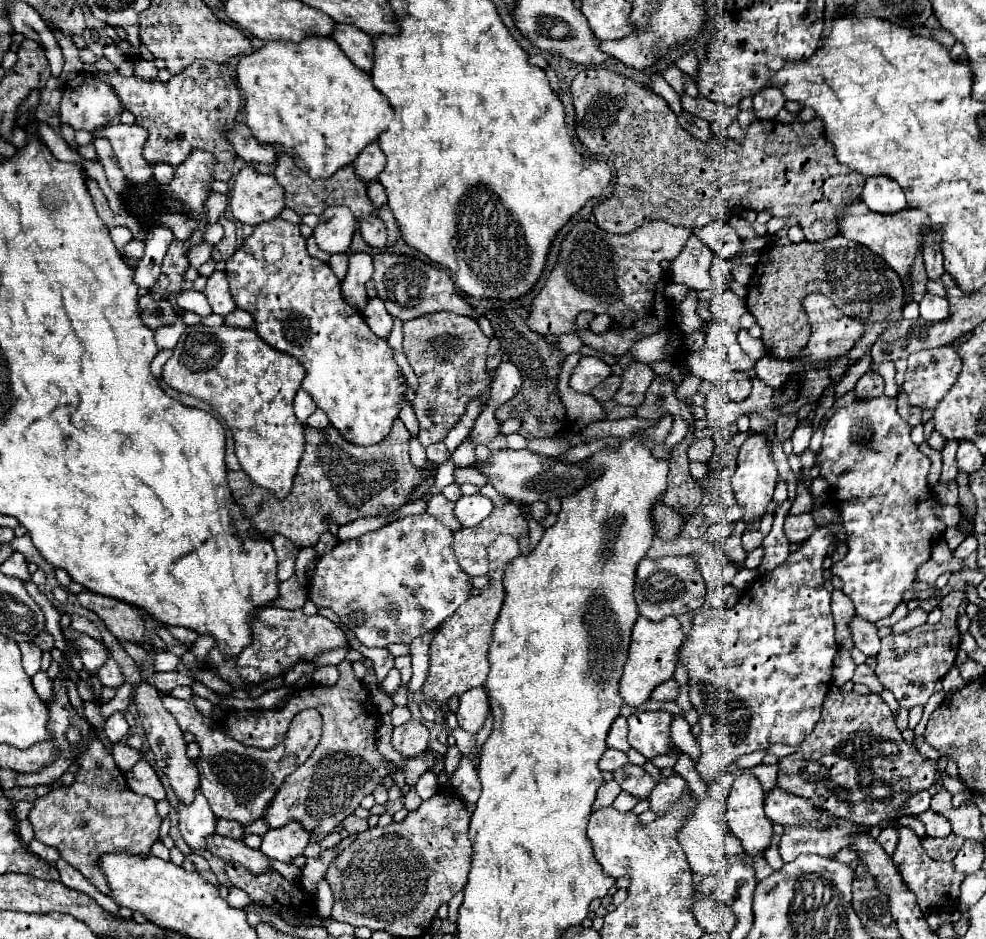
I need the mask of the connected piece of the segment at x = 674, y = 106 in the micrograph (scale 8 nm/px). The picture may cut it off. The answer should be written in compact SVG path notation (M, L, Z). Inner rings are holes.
M651 75L651 89L653 89L657 95L661 95L661 97L669 103L669 107L671 107L673 113L677 113L677 115L683 113L679 95L673 91L673 87L671 87L661 75Z

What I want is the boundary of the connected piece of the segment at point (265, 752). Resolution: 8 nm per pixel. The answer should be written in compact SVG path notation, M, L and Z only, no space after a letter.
M165 695L163 705L177 719L181 731L193 733L195 741L201 747L195 765L201 775L201 793L207 797L215 817L237 821L243 827L263 817L265 809L281 789L285 777L309 759L321 739L321 715L315 709L301 711L291 723L287 737L279 745L273 749L255 749L227 737L211 717L205 717L197 711L193 701L181 701Z

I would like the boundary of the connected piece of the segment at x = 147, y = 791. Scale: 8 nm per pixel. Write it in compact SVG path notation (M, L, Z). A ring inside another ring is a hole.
M139 759L135 763L135 767L125 773L125 779L127 779L127 785L137 791L139 795L147 795L155 801L159 799L165 799L165 789L157 777L157 773L153 771L153 767L145 761L145 759Z

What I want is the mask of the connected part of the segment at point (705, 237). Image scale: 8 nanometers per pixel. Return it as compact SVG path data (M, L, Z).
M709 223L701 229L695 229L693 235L697 235L717 257L729 261L741 251L743 239L731 229L729 223Z

